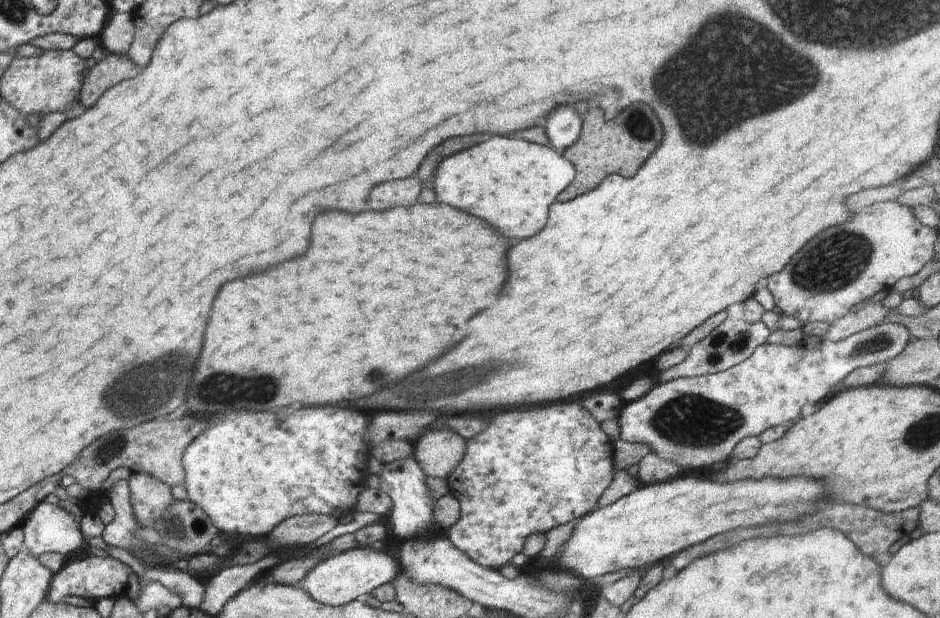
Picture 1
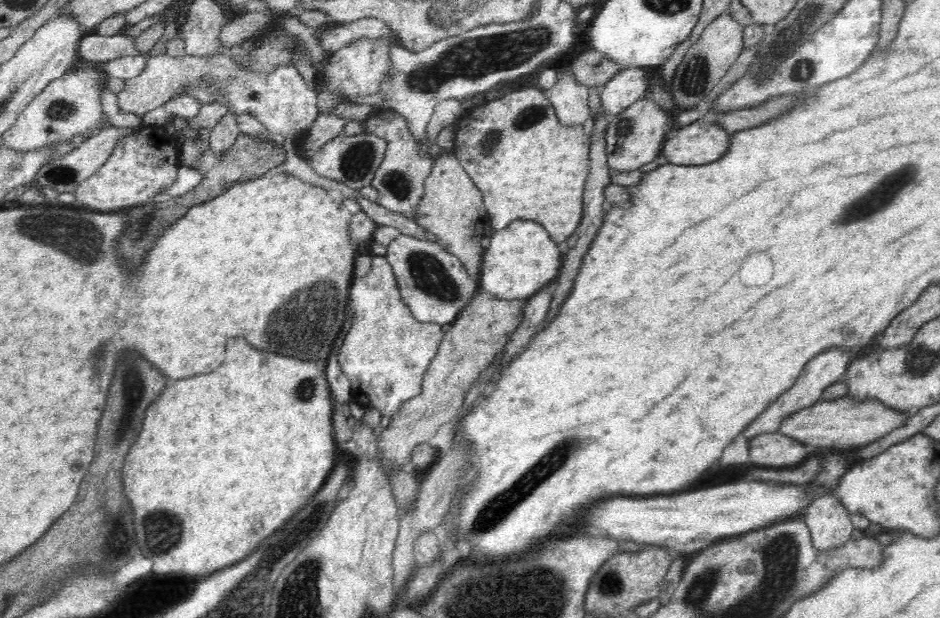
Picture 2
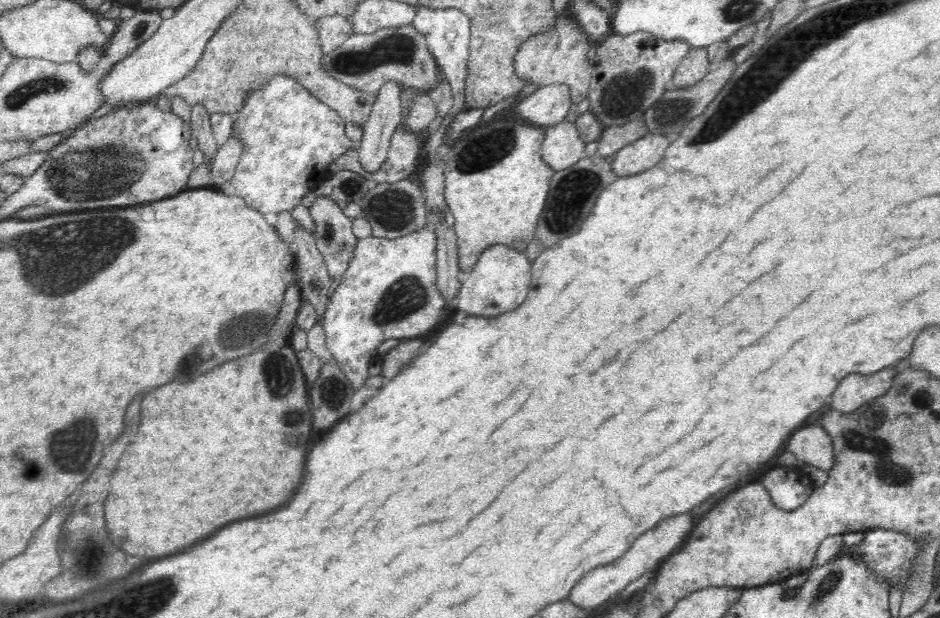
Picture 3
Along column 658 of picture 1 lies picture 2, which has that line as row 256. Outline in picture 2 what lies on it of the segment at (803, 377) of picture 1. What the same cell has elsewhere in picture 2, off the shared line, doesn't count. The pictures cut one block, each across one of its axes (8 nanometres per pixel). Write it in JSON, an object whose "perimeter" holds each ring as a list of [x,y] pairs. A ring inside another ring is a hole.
{"perimeter":[[[400,234],[387,246],[385,257],[392,265],[403,301],[420,322],[453,323],[479,290],[478,280],[468,275],[460,259],[434,241]]]}

